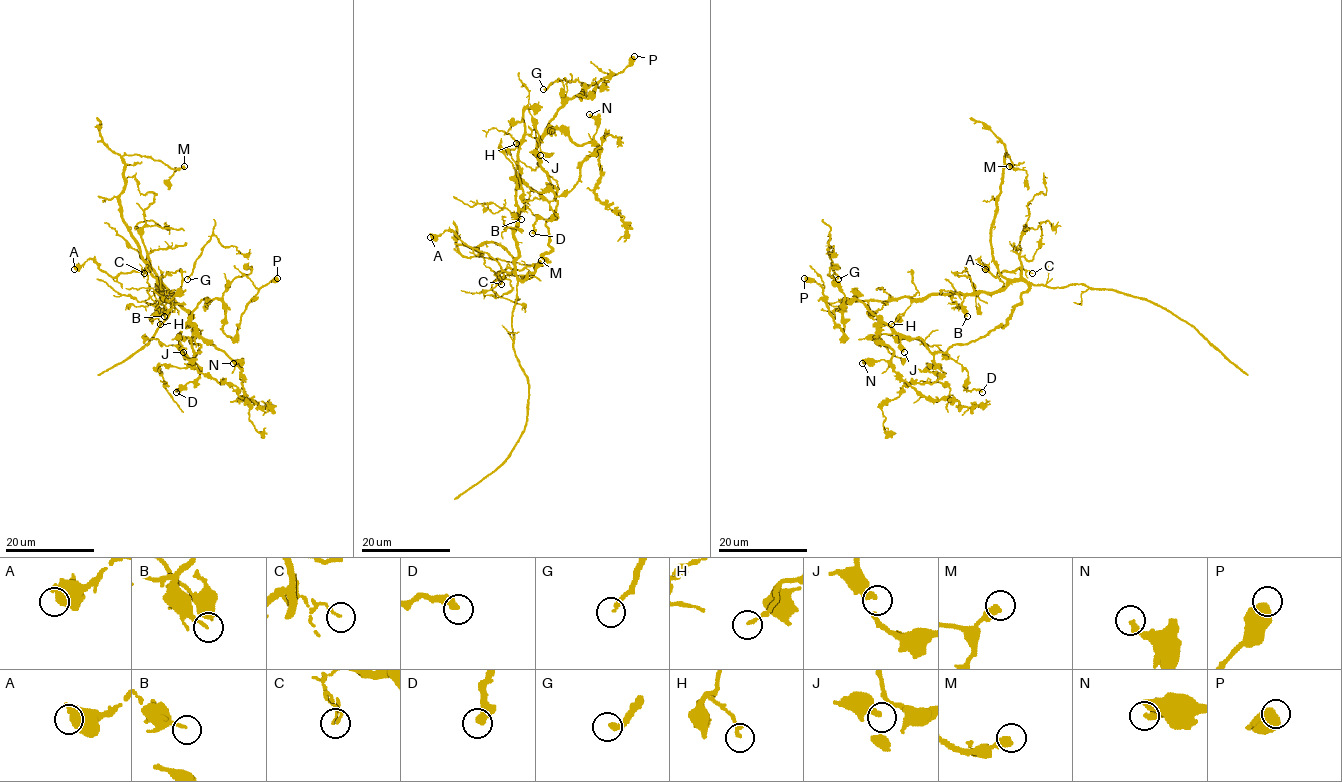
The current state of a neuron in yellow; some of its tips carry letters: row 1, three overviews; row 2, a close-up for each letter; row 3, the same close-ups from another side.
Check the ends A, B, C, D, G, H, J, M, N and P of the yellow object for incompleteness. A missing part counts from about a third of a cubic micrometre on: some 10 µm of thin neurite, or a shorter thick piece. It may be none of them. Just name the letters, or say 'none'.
none

